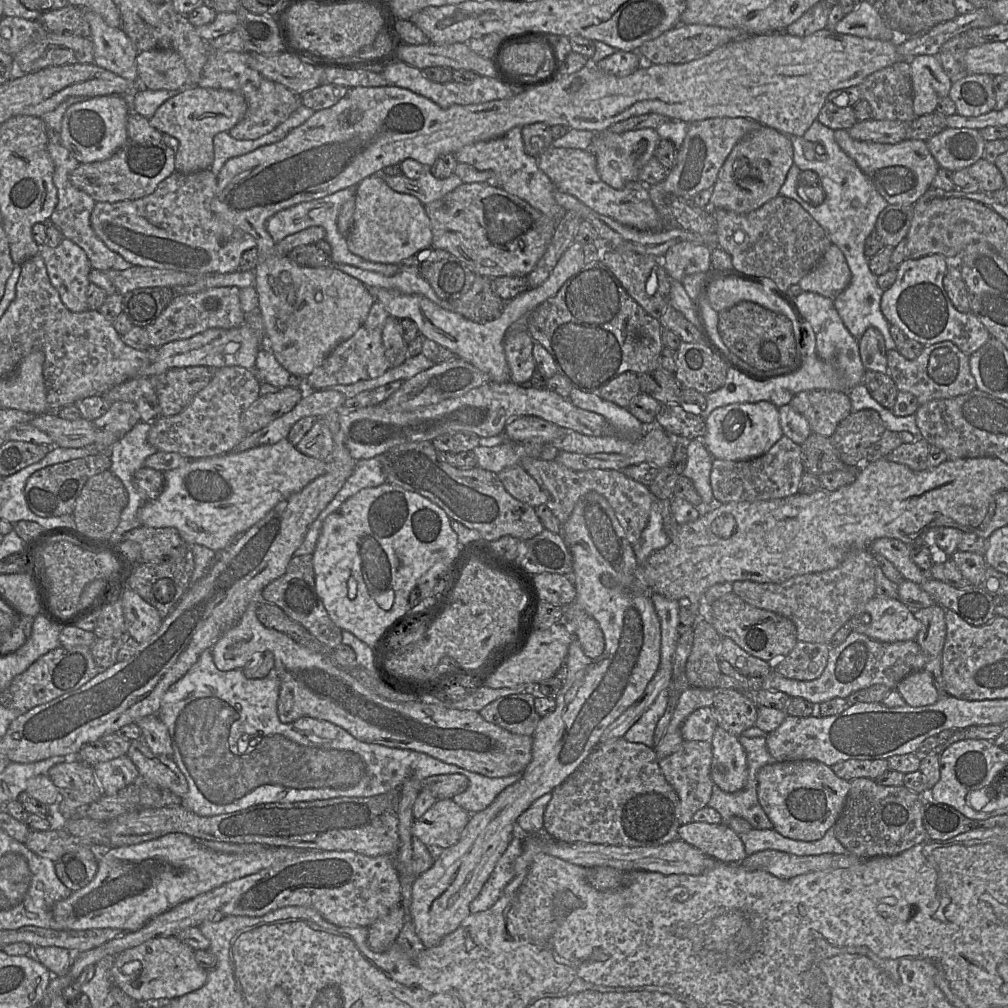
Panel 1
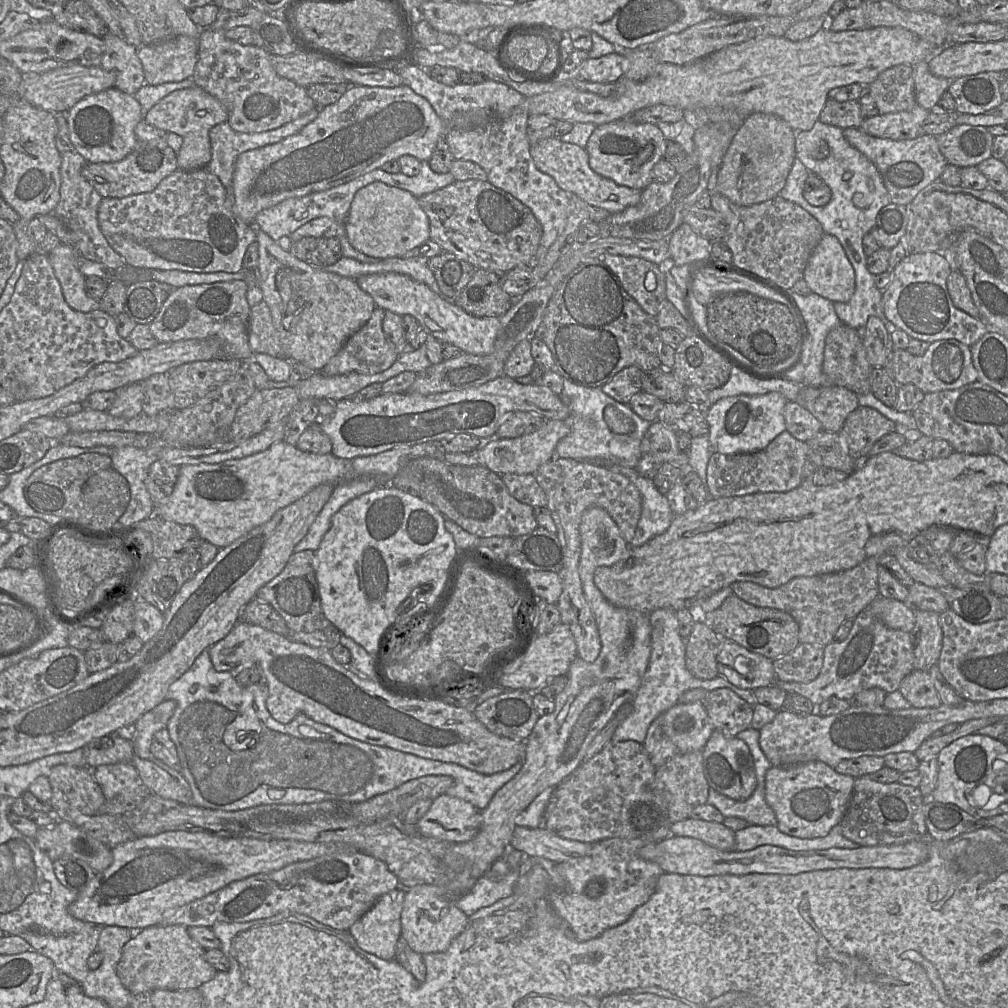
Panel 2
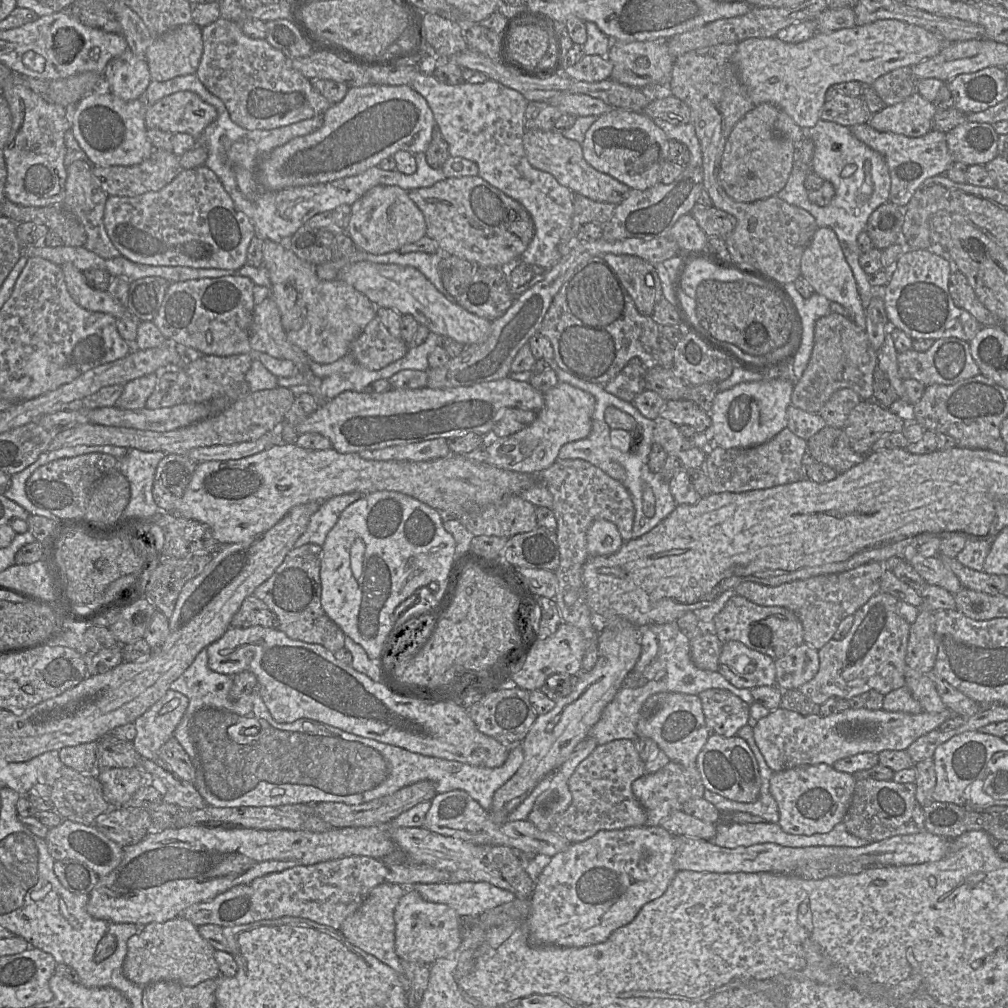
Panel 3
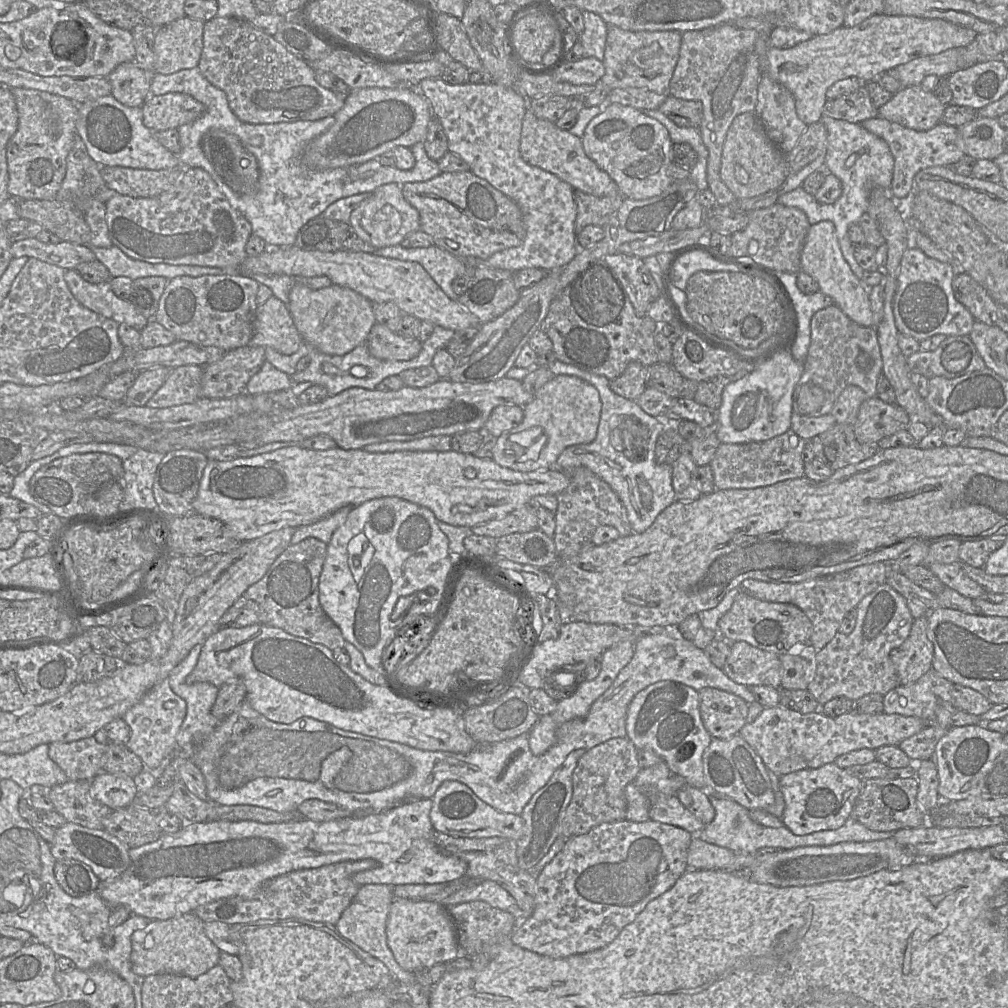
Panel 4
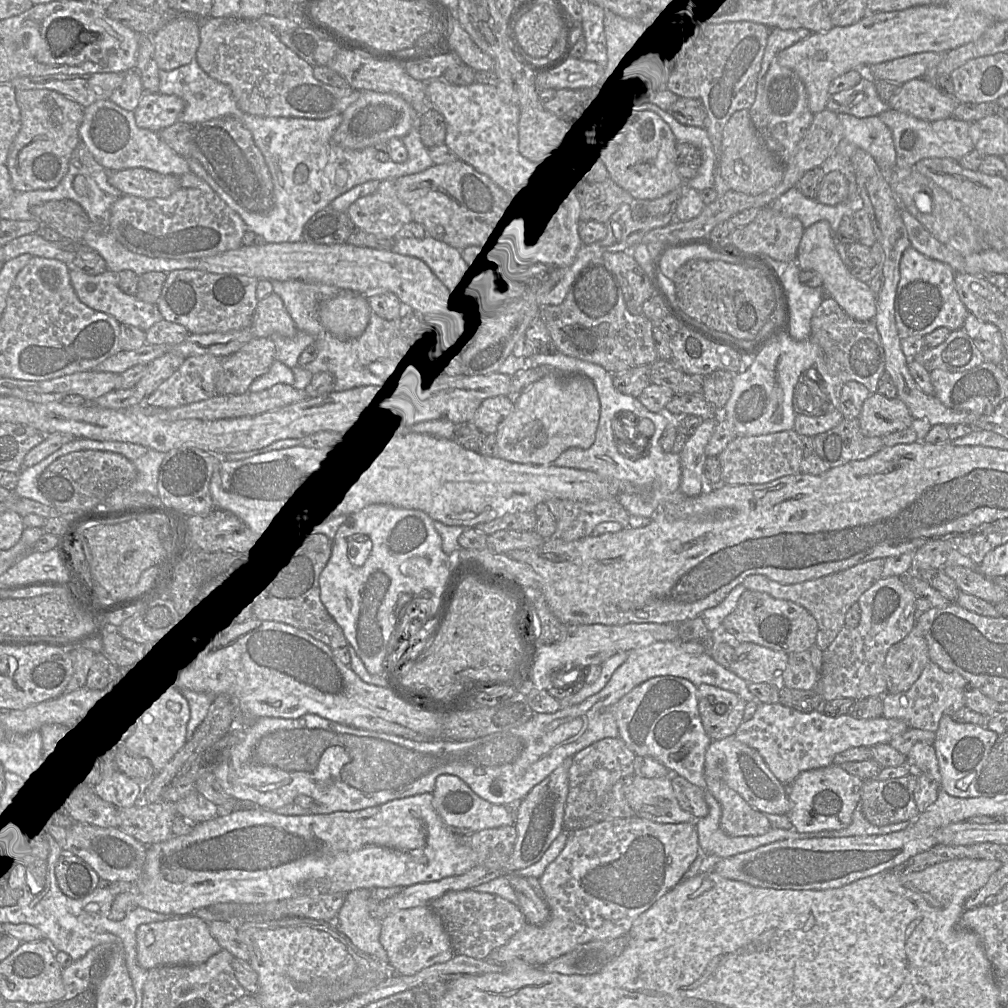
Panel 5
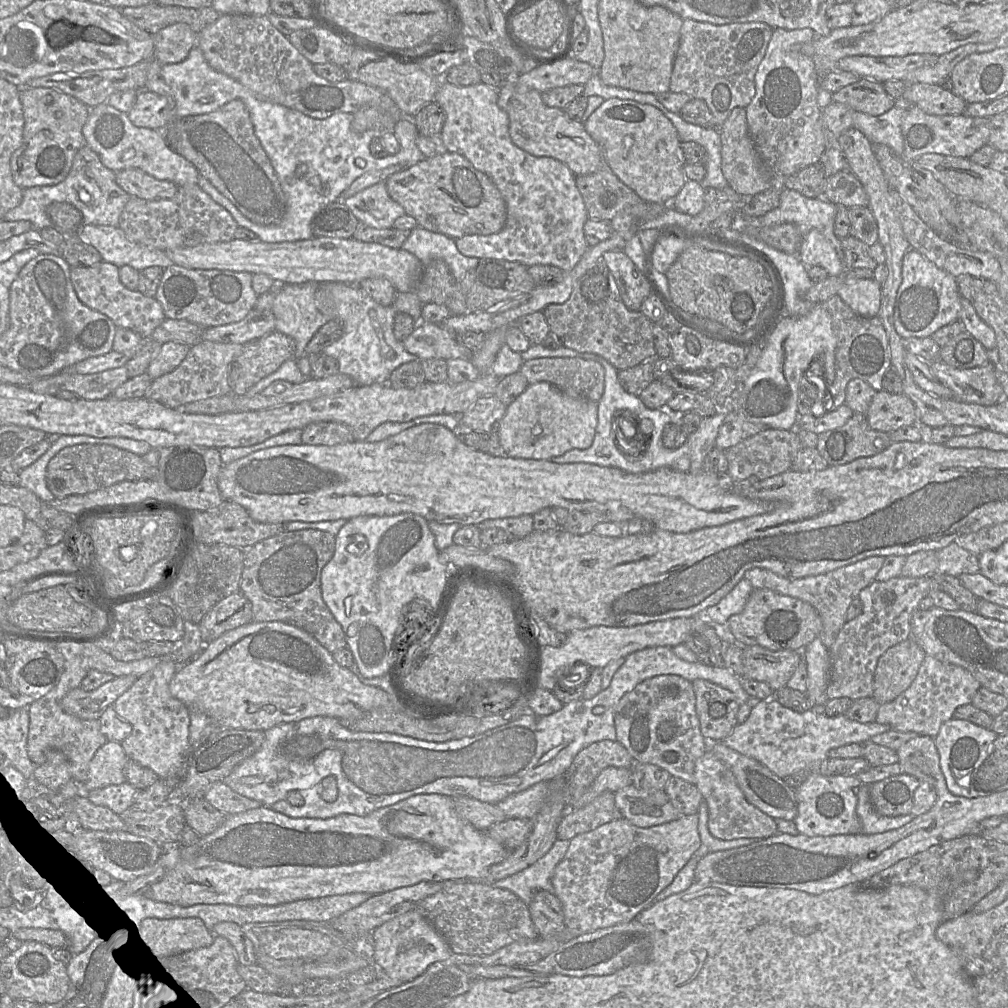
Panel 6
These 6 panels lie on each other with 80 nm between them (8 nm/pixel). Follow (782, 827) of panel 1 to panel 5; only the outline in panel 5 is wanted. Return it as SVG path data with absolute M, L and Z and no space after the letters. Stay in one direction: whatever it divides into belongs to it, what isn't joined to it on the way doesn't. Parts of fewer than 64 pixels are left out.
M835 763L825 768L800 773L788 786L791 810L787 816L793 828L799 833L812 833L848 827L861 799L863 784L864 780L849 774Z

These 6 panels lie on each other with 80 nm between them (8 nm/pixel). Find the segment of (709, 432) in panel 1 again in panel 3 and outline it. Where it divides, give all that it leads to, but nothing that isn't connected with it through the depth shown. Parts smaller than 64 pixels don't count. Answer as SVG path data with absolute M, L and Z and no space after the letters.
M786 369L773 370L763 379L744 382L718 392L710 410L710 442L722 448L752 447L774 438L788 425L787 409L791 405L795 382L786 378Z

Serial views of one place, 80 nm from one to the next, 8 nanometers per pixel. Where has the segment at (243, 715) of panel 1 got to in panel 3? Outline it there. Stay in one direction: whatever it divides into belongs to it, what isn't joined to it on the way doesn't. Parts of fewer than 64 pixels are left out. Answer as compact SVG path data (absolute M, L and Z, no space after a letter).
M206 648L199 652L193 663L170 686L189 701L174 731L174 737L192 761L196 771L194 786L209 806L277 807L320 802L359 805L390 795L416 782L429 780L434 783L437 794L455 789L464 790L482 808L490 811L494 793L518 771L524 761L521 744L510 747L502 766L488 768L424 756L313 719L300 718L292 723L278 723L272 718L258 690L234 701L229 696L232 686L233 676L214 672L208 667Z

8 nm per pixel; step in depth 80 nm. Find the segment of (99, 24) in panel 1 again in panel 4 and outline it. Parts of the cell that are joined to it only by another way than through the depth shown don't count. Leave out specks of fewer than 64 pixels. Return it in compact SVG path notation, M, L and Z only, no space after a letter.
M134 61L121 63L107 78L111 84L111 96L127 107L141 107L150 96L151 75Z

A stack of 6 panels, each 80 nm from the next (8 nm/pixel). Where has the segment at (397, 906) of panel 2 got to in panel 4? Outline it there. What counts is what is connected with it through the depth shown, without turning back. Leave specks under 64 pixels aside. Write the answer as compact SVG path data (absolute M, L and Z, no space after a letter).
M366 884L360 886L350 905L343 911L336 923L338 933L353 942L365 952L382 961L395 977L404 991L416 980L416 972L403 969L396 961L387 944L386 925L391 904L393 903L394 886L389 884Z

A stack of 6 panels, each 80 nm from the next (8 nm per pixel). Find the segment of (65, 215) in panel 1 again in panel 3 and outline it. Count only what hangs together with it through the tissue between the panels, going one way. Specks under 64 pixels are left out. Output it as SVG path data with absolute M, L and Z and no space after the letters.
M77 160L67 167L65 197L61 205L83 225L87 234L87 241L84 247L101 258L108 260L121 256L121 253L113 245L107 234L104 225L104 212L109 195L101 188L92 172L92 167L88 160Z

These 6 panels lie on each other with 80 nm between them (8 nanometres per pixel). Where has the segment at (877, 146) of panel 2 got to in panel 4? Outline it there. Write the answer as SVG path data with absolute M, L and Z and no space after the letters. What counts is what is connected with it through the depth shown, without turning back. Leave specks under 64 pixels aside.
M880 116L867 119L861 125L883 139L890 148L894 158L891 194L897 201L903 201L907 197L912 189L914 177L919 171L934 166L951 167L965 155L962 150L959 127L950 126L943 122L927 131L906 128Z

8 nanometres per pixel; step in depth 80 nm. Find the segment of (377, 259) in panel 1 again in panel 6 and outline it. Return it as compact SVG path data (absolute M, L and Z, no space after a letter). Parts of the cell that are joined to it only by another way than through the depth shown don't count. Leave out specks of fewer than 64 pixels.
M385 182L347 198L345 204L360 223L377 229L392 228L395 220L406 214L404 208L389 196Z

